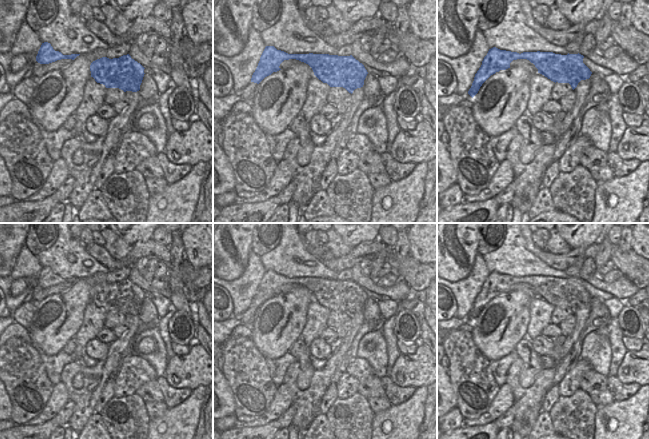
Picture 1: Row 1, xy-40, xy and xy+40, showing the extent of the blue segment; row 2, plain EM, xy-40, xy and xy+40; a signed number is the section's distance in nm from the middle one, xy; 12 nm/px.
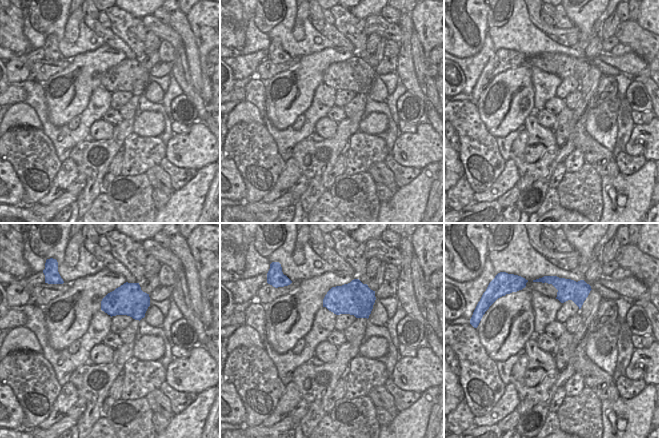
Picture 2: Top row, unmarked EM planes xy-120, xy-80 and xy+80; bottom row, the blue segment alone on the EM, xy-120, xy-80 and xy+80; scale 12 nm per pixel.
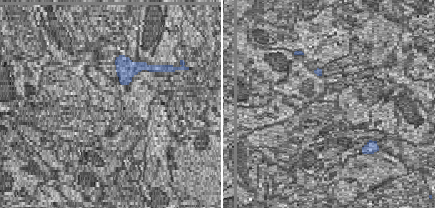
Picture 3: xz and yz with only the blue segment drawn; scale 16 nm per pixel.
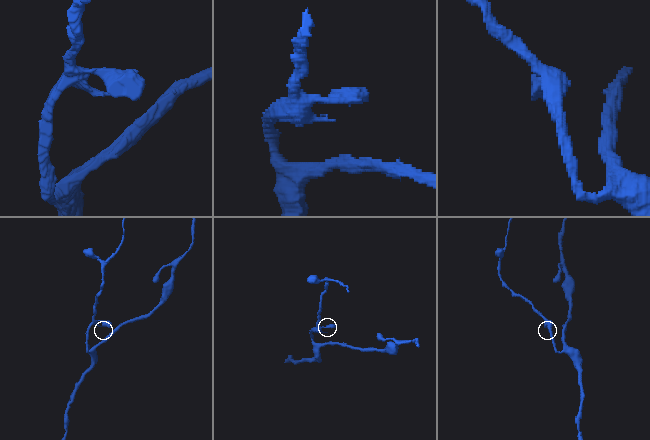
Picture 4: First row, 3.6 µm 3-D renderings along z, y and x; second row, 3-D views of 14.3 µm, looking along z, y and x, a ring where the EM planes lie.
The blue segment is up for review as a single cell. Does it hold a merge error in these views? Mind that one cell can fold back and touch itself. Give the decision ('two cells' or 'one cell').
one cell

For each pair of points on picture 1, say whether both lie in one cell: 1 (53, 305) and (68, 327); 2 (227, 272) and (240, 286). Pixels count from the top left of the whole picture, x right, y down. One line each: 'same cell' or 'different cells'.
1: same cell
2: different cells

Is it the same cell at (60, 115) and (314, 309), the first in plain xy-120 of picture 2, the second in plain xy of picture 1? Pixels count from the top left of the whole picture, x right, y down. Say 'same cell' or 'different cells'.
different cells

